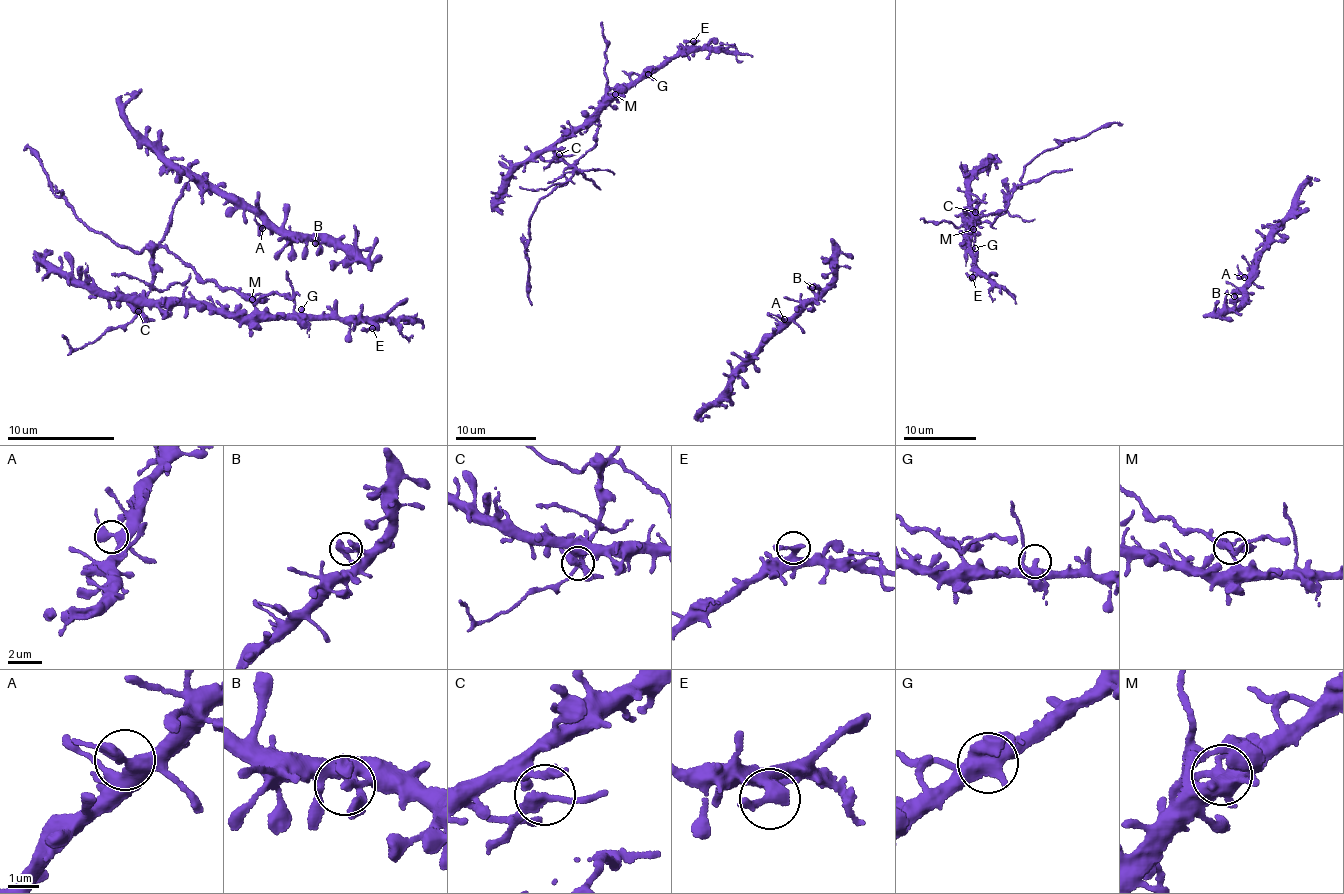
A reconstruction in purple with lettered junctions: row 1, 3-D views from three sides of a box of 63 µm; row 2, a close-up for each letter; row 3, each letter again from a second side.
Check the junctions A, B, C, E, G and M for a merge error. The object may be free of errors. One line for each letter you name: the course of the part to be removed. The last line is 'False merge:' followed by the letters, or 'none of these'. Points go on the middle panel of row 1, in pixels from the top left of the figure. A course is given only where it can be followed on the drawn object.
M: foreign part runs (616, 94), (604, 97), (598, 112), (595, 148), (565, 169), (565, 184), (531, 215), (526, 254), (533, 304)
False merge: M

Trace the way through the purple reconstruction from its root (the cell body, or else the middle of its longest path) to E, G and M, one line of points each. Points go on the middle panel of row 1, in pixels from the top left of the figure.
E: (529, 267), (531, 211), (566, 181), (565, 169), (595, 146), (601, 102), (693, 41)
G: (529, 267), (531, 211), (566, 181), (565, 169), (595, 146), (598, 110), (604, 97), (648, 74)
M: (529, 267), (531, 211), (566, 181), (565, 169), (595, 146), (598, 110), (604, 97), (616, 94)

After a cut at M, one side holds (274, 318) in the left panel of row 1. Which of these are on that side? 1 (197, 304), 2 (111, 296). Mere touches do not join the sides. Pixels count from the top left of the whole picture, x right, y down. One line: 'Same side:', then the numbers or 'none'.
Same side: 1, 2

